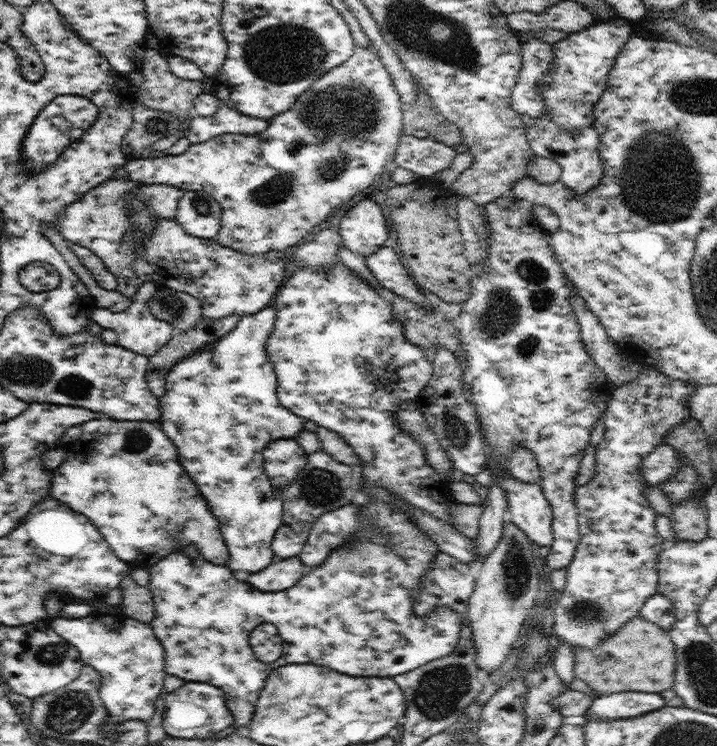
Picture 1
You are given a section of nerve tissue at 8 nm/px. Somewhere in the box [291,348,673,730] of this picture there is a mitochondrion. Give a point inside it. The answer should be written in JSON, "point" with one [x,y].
{"point":[437,694]}

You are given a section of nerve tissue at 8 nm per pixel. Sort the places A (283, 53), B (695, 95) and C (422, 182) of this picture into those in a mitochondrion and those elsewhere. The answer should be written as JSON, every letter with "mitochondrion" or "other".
{"A":"mitochondrion","B":"mitochondrion","C":"other"}

